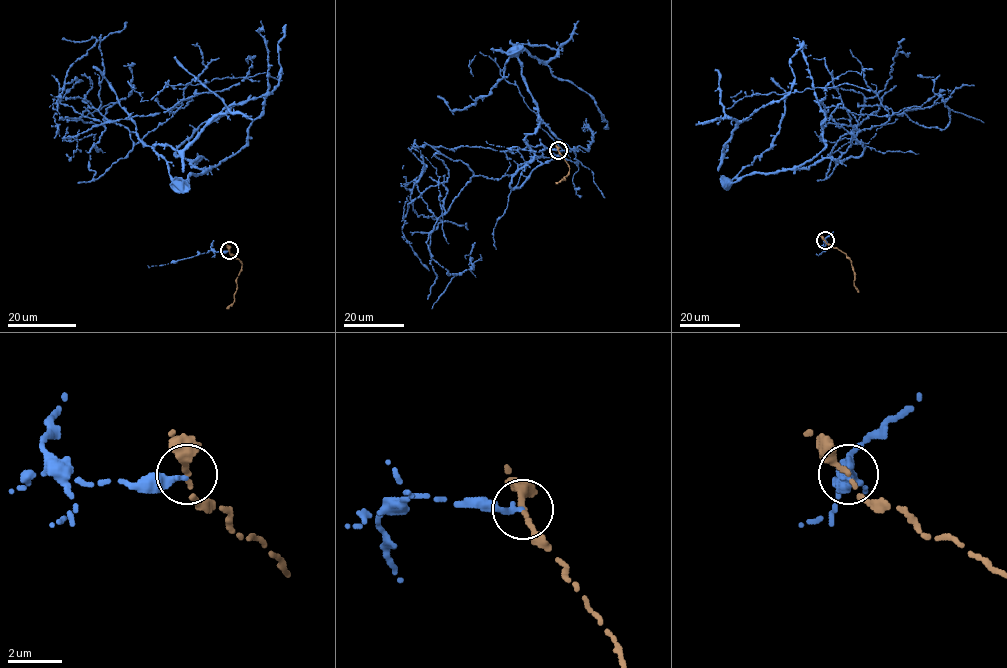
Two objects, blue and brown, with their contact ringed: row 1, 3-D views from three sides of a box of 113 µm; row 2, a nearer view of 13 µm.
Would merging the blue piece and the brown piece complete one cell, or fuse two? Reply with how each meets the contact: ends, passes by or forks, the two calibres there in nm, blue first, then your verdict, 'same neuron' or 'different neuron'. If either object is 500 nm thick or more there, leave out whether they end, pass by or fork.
blue ends | brown passes by | 260/220 nm | different neuron

